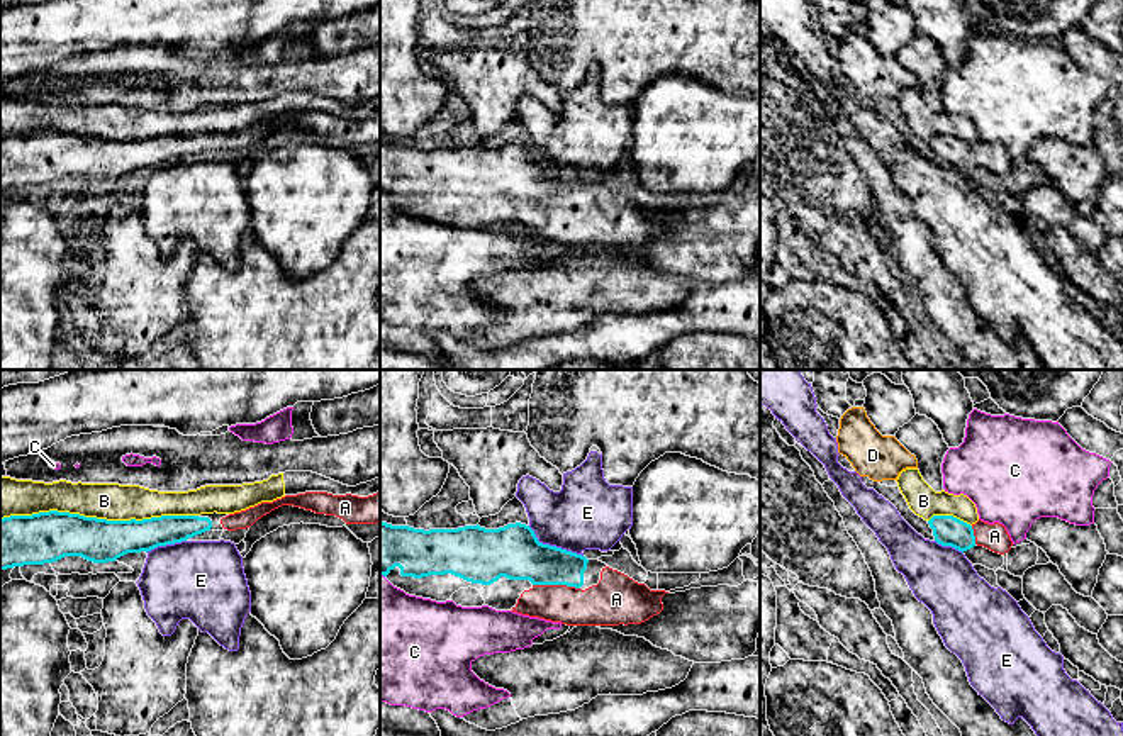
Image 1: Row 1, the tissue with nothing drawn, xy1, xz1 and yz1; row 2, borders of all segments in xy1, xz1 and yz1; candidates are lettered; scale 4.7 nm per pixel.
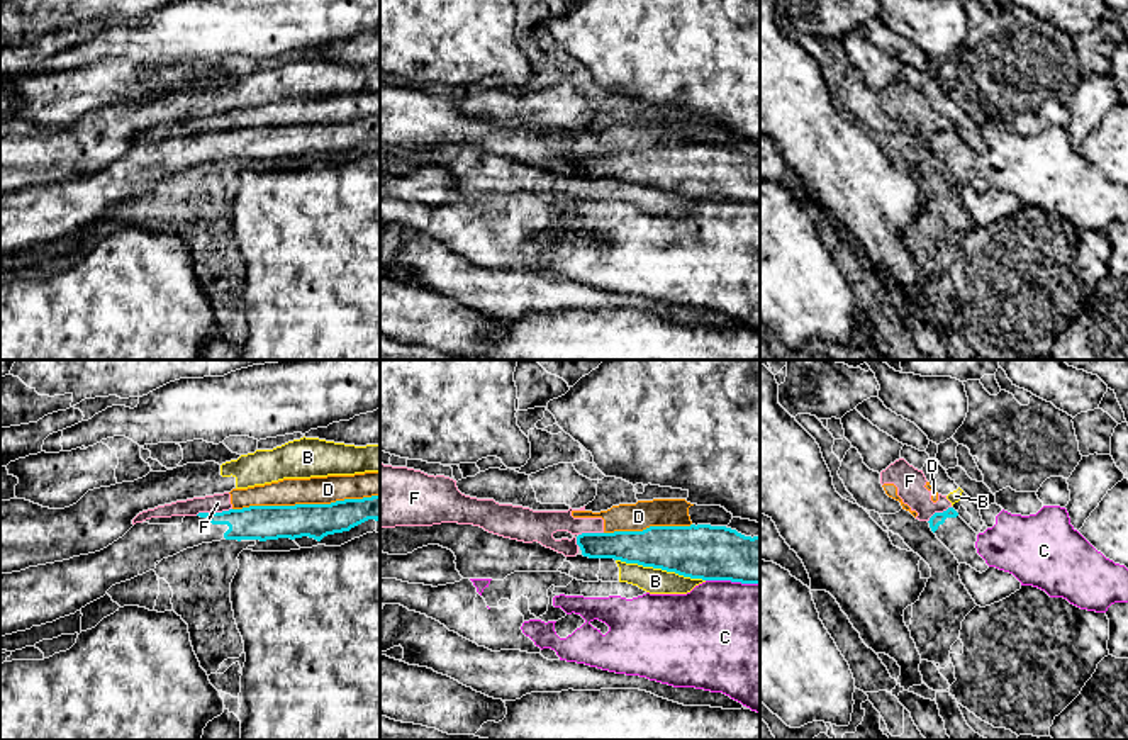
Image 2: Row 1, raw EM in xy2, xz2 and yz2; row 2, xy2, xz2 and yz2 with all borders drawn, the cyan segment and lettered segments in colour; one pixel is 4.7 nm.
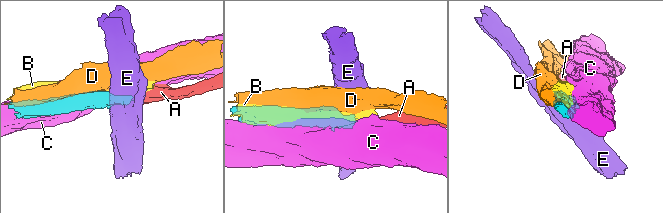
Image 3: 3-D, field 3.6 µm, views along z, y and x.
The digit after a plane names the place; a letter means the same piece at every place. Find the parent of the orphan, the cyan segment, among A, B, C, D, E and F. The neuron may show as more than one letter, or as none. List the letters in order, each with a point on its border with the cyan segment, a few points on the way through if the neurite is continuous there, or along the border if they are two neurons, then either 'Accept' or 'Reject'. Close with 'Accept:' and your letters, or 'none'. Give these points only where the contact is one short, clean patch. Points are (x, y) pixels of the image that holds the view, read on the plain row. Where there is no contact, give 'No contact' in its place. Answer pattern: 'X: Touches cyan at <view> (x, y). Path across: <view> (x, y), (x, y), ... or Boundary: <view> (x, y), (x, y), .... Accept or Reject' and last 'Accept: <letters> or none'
A: Touches cyan at xz1 (557, 204). Path across: xz1 (516, 173), (533, 180), (557, 204), (577, 224), (604, 224). Accept
B: Touches cyan at xy1 (99, 139). Reject
C: Touches cyan at xz2 (733, 201). Reject
D: Touches cyan at xy2 (306, 124). Reject
E: Touches cyan at xz1 (553, 167). Boundary: xz1 (528, 146), (540, 161), (582, 177). Reject
F: Touches cyan at xy2 (212, 133). Boundary: xy2 (231, 128), (195, 134). Reject
Accept: A

